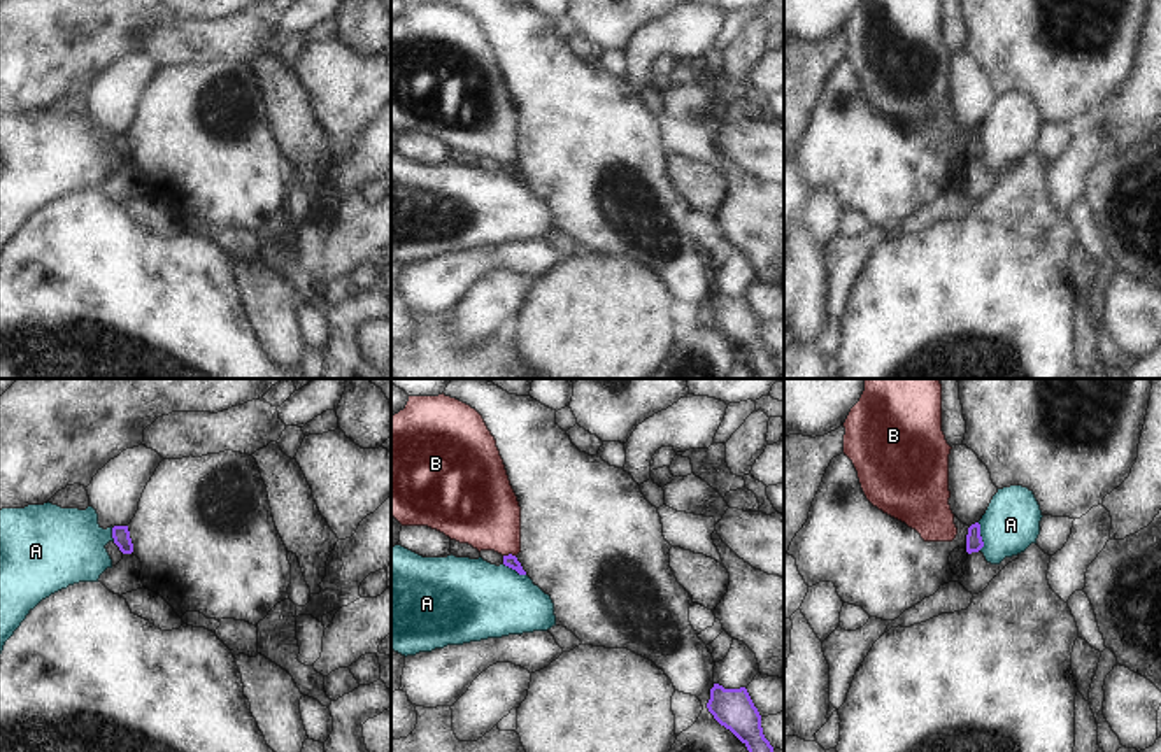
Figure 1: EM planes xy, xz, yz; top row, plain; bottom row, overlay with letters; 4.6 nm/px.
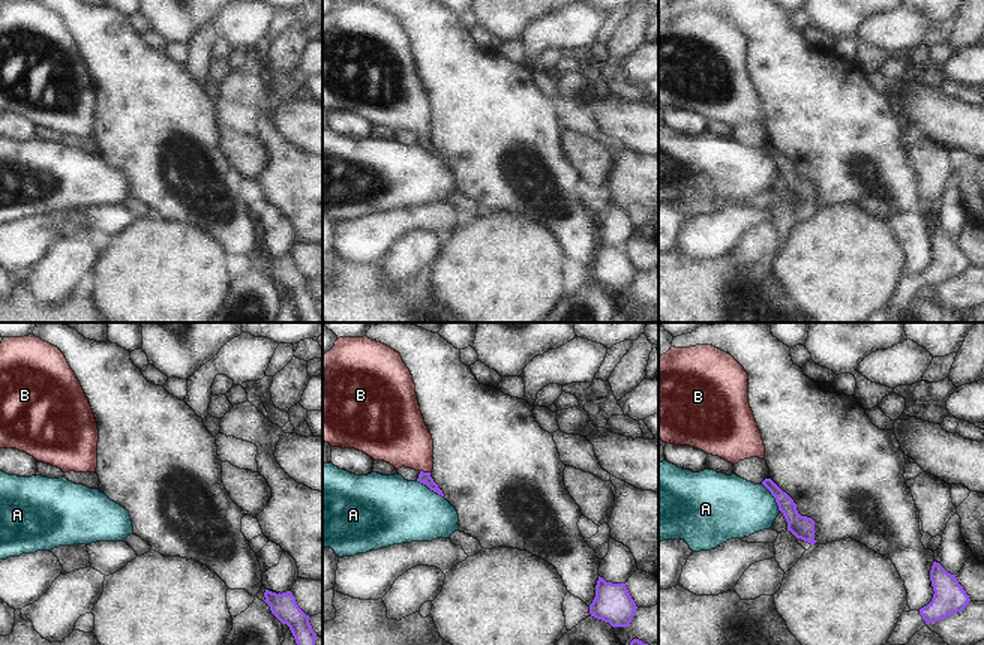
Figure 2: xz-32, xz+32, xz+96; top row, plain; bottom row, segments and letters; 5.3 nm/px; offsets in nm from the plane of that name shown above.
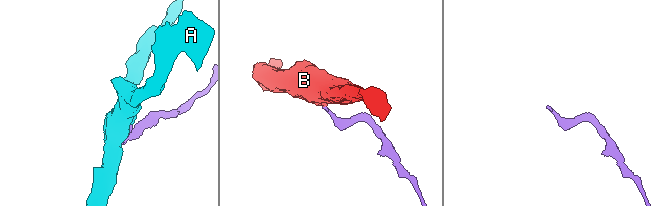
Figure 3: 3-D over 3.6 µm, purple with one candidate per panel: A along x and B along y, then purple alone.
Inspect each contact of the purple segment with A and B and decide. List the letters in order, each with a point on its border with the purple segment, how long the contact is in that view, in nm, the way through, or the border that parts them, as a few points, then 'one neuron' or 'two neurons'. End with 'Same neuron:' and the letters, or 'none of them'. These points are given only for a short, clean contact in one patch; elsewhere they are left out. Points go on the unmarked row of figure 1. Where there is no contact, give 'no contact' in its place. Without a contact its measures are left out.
A: meets purple in yz at (981, 144); contact 130 nm long; border along yz (977, 130), (982, 149), (981, 156); two neurons
B: meets purple in xz at (509, 162); contact 60 nm long; runs through xz (511, 169), (509, 162), (509, 151), (481, 116); one neuron
Same neuron: B

